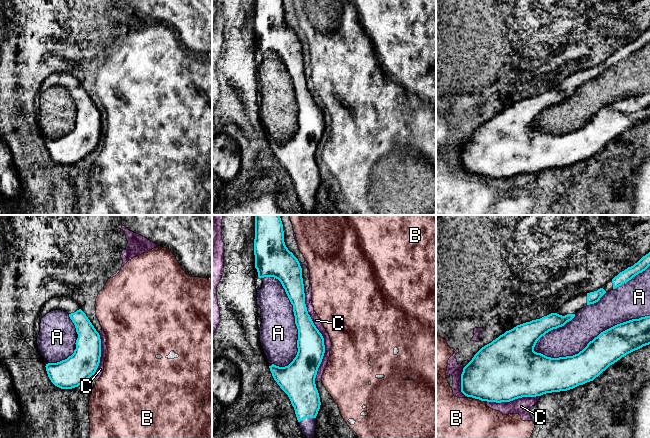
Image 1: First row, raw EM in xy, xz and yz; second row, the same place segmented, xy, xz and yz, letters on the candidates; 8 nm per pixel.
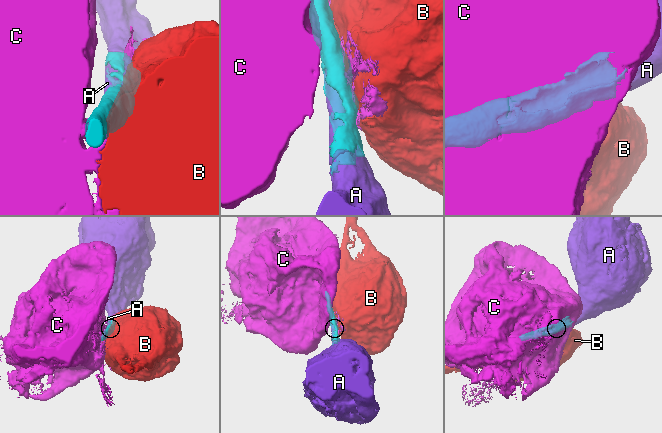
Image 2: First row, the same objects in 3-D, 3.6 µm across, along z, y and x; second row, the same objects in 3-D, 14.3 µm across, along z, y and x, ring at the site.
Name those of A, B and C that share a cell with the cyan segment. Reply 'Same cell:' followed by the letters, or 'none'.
Same cell: A

